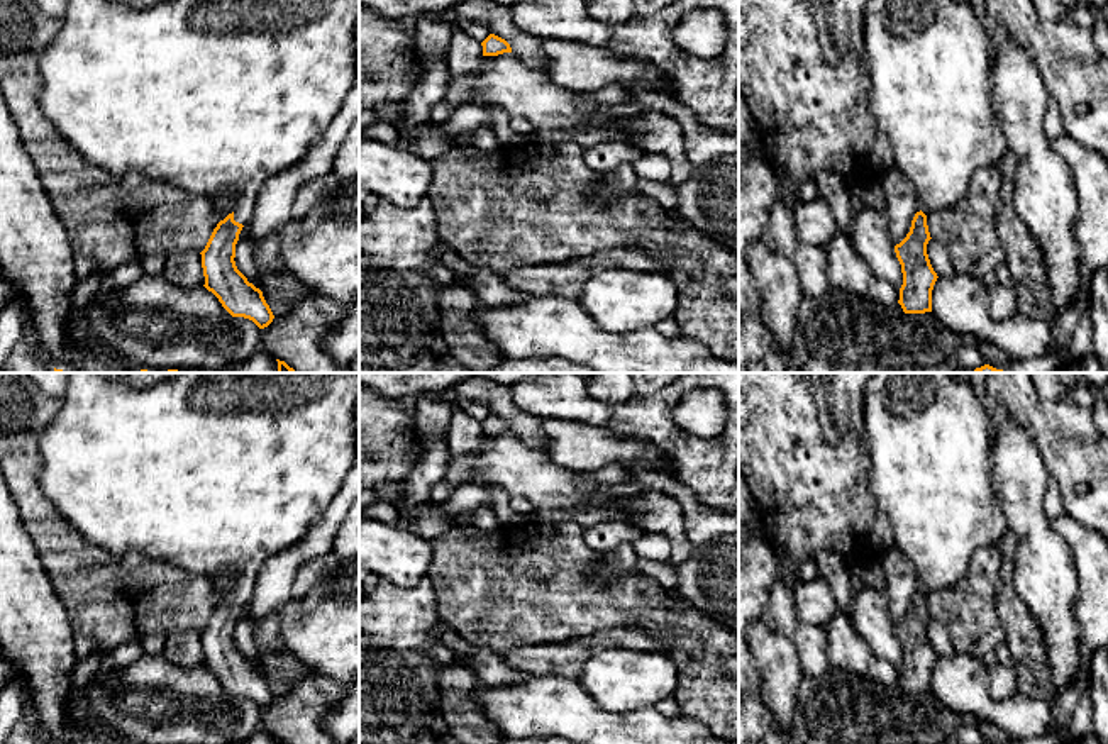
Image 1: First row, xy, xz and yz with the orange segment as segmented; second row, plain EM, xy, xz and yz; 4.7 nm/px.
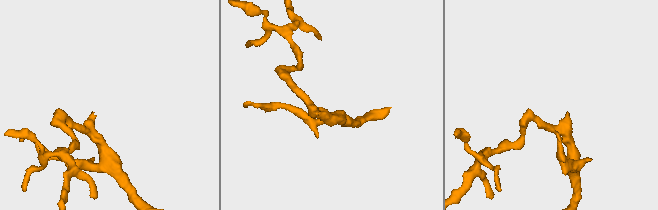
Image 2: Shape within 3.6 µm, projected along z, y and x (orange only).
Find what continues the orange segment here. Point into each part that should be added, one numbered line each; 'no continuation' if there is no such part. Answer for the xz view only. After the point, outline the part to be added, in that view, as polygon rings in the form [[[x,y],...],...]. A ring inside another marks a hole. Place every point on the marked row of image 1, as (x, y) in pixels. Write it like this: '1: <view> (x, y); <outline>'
no continuation

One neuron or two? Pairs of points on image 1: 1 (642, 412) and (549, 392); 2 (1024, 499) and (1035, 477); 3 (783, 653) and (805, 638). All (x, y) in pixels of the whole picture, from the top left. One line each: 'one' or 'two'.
1: two
2: one
3: two

